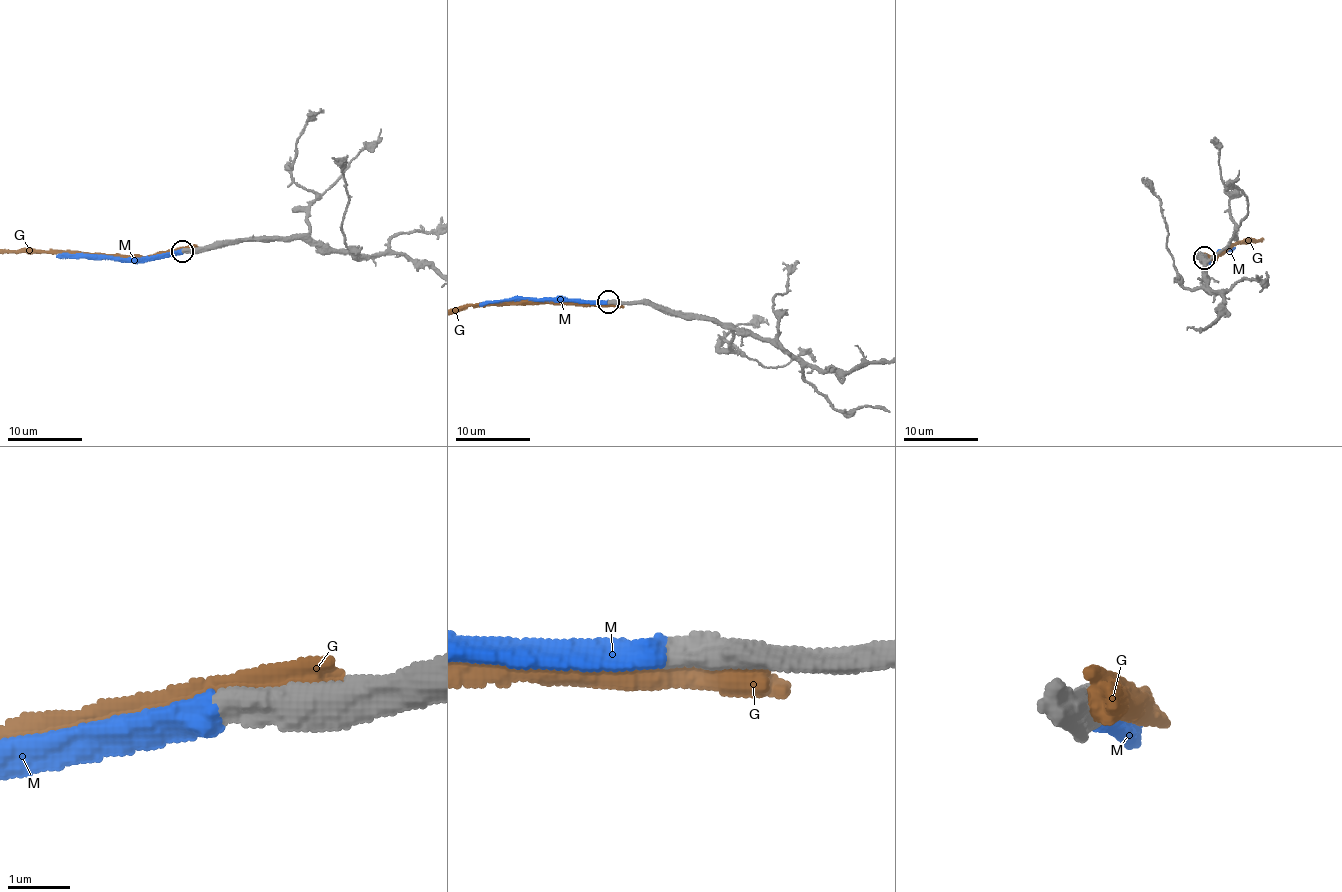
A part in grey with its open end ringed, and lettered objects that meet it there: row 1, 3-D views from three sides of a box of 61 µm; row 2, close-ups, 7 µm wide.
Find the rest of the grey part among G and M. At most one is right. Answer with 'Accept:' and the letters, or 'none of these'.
Accept: M

